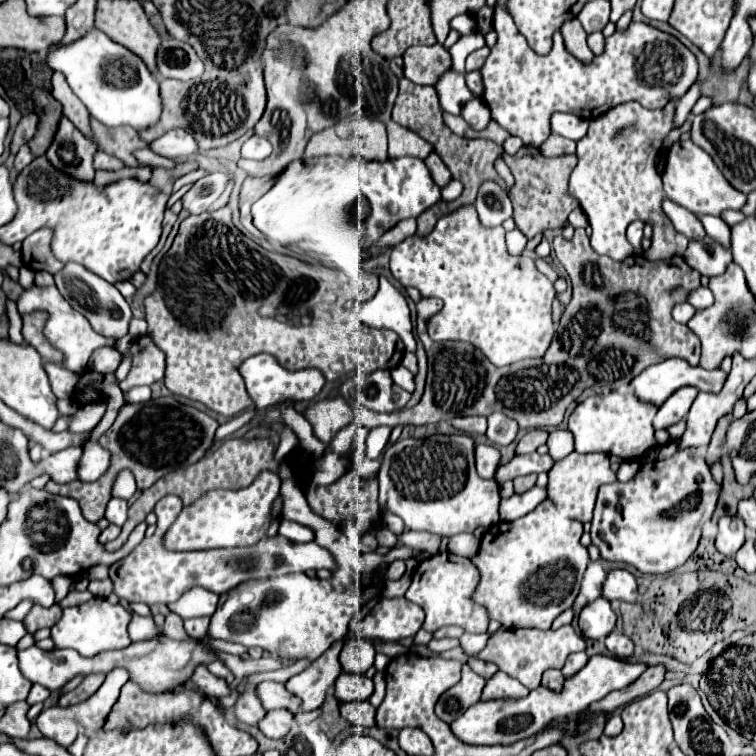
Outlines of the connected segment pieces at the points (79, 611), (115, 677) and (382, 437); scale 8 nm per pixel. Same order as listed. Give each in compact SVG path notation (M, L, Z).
M94 598L86 604L74 606L74 608L64 608L64 616L60 624L52 628L52 640L56 648L72 648L84 658L92 658L100 652L106 650L120 650L128 646L132 640L128 636L128 624L132 620L132 614L120 606L120 604L110 604L106 598Z
M114 668L114 670L106 676L106 680L104 680L104 684L100 686L100 690L98 690L94 696L90 696L88 700L84 700L84 702L80 702L80 704L76 704L76 706L70 706L70 708L52 706L52 708L48 708L48 710L42 710L42 714L36 718L36 724L38 724L40 732L42 732L46 738L54 740L56 744L60 744L60 746L64 746L64 748L68 748L68 746L76 740L80 728L82 728L88 736L94 736L94 732L104 726L104 722L106 722L106 718L108 718L108 714L110 714L110 710L112 710L112 706L114 706L114 702L116 702L116 696L120 694L120 688L126 684L126 680L128 680L128 670L126 670L126 668Z
M374 428L374 430L370 430L368 440L366 440L366 456L368 458L380 458L386 444L388 444L388 438L390 438L390 428Z

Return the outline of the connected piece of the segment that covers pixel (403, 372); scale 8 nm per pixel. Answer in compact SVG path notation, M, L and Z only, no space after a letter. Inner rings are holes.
M404 366L394 368L394 370L392 370L392 380L394 380L394 384L402 386L404 390L414 392L414 374L412 374L408 368L404 368Z

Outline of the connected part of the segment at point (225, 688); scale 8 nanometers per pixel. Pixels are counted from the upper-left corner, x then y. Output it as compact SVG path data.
M198 668L192 674L192 684L196 684L196 688L200 688L200 692L204 692L210 698L222 698L230 694L230 686L226 684L226 680L216 678L206 668Z

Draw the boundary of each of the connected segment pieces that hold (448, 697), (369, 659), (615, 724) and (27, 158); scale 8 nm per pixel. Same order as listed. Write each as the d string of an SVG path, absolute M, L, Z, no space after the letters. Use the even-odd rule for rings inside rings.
M464 664L464 672L462 672L462 680L448 688L440 700L436 702L436 716L444 722L454 722L456 718L460 718L470 706L474 706L480 700L482 688L484 688L486 680L478 674L474 674L468 664Z
M354 638L344 646L344 652L340 652L340 664L344 672L366 674L366 670L374 666L374 656L376 650L368 640Z
M614 714L614 716L610 716L610 720L608 720L608 724L606 724L604 734L608 734L608 736L616 736L616 734L620 734L620 732L622 732L622 728L624 728L624 722L622 722L620 714Z
M22 146L20 148L20 152L16 154L16 162L14 162L14 166L16 166L16 170L18 172L22 172L26 166L30 166L30 162L34 160L34 156L32 156L32 152L30 152L30 148L28 146Z

